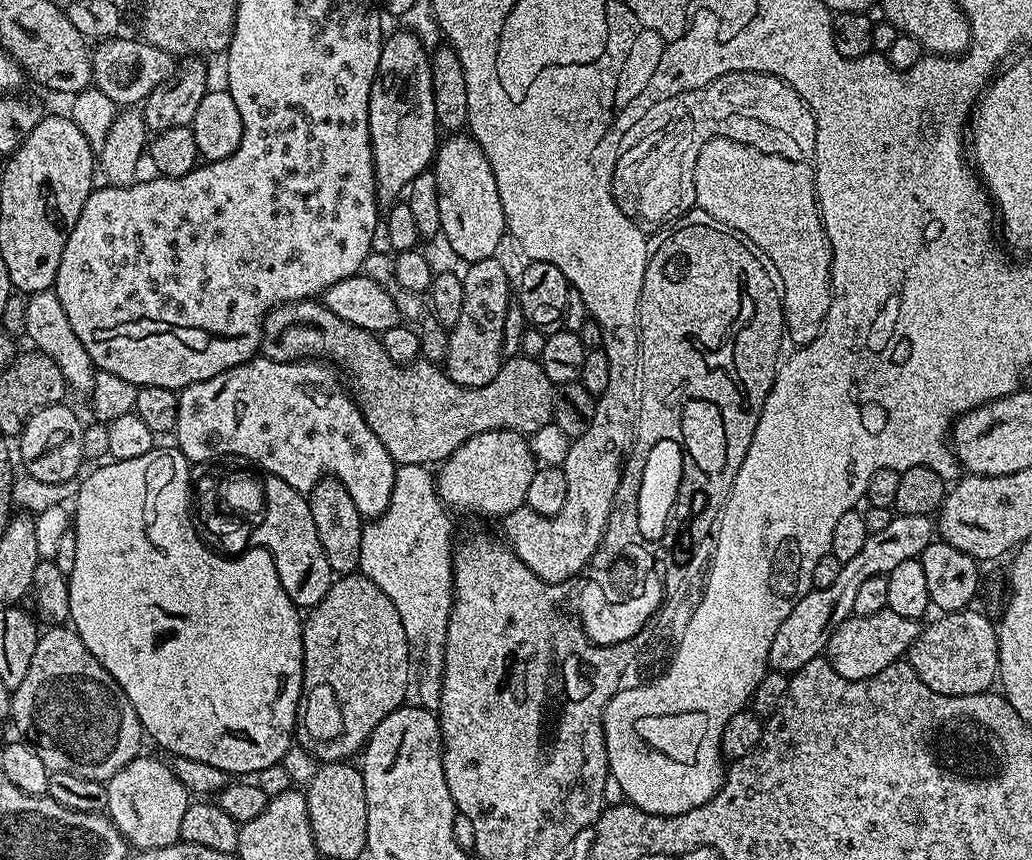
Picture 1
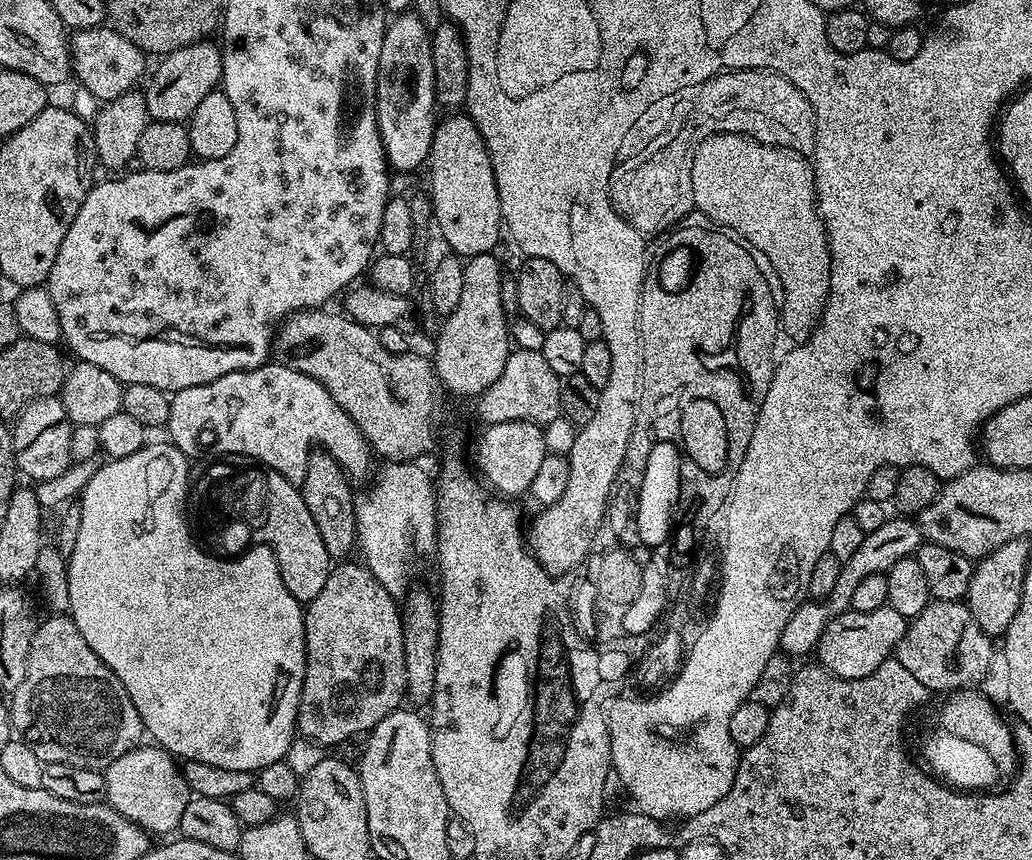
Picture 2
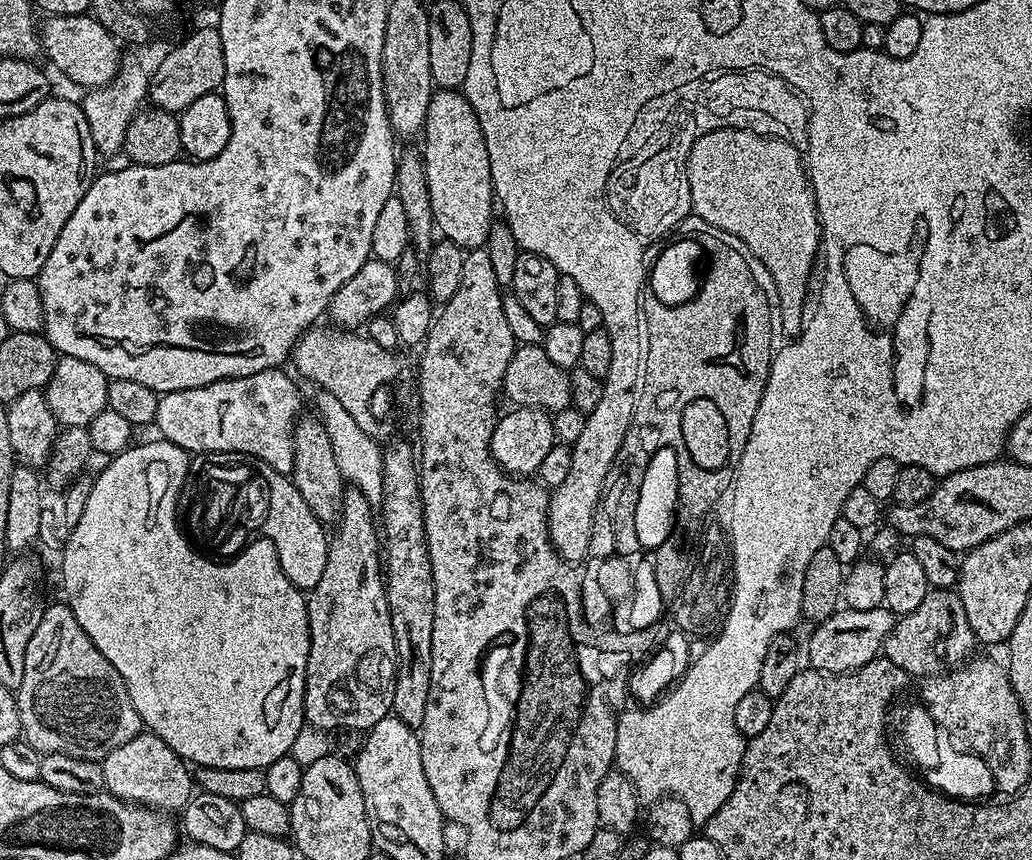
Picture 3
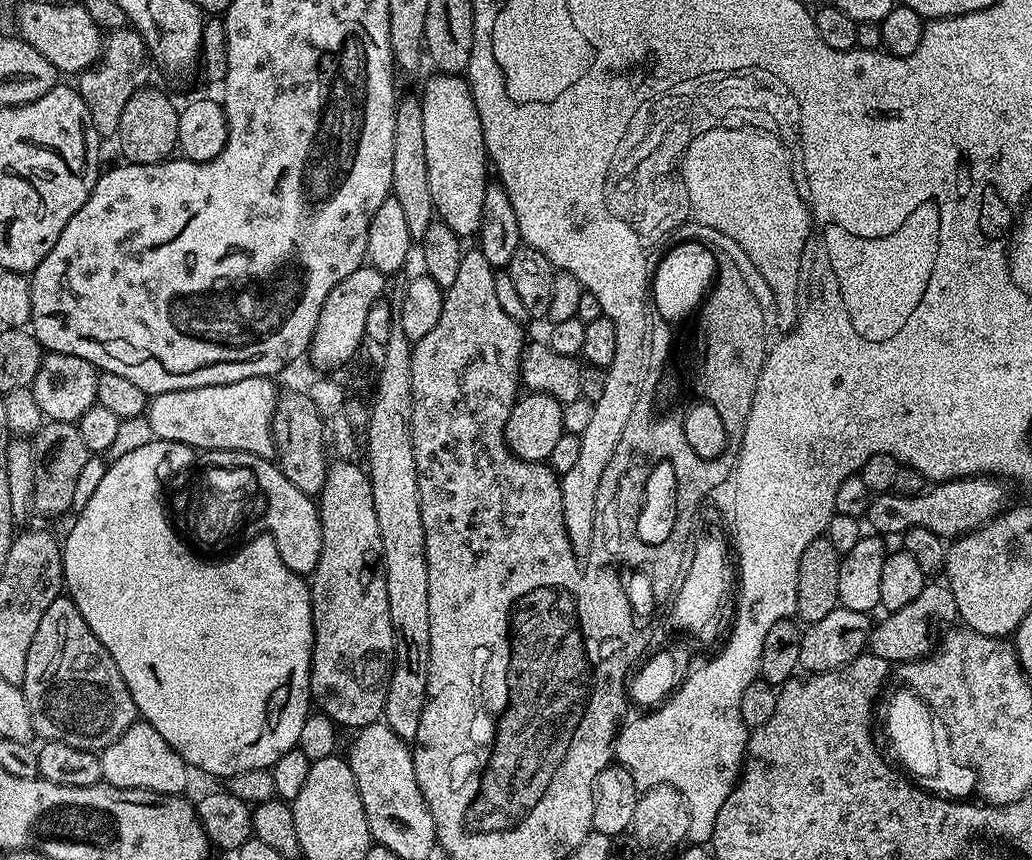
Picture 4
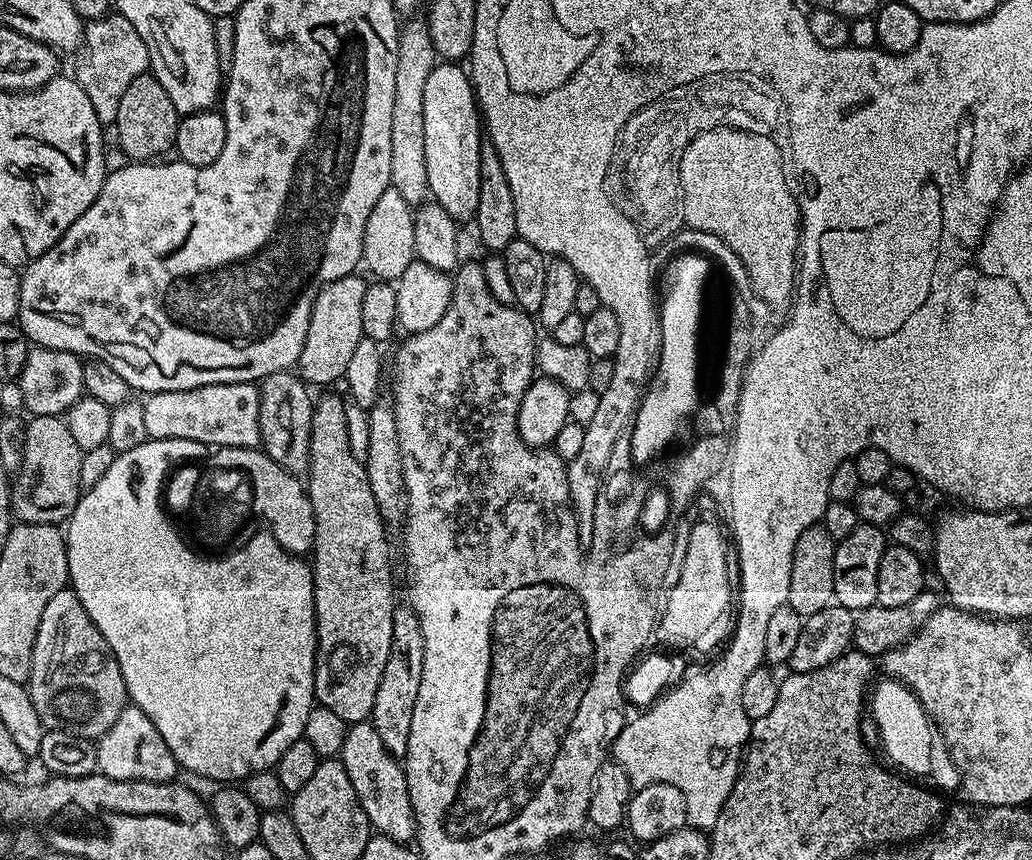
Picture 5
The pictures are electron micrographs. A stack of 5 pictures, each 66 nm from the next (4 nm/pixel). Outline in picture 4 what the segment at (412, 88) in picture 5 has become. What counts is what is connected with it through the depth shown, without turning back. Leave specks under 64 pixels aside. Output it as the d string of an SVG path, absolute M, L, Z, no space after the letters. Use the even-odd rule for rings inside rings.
M404 99L396 105L394 126L394 162L392 163L392 190L390 193L406 214L406 226L413 241L423 241L426 230L436 216L434 198L430 198L430 178L426 174L426 137L422 134L422 106L419 99Z

